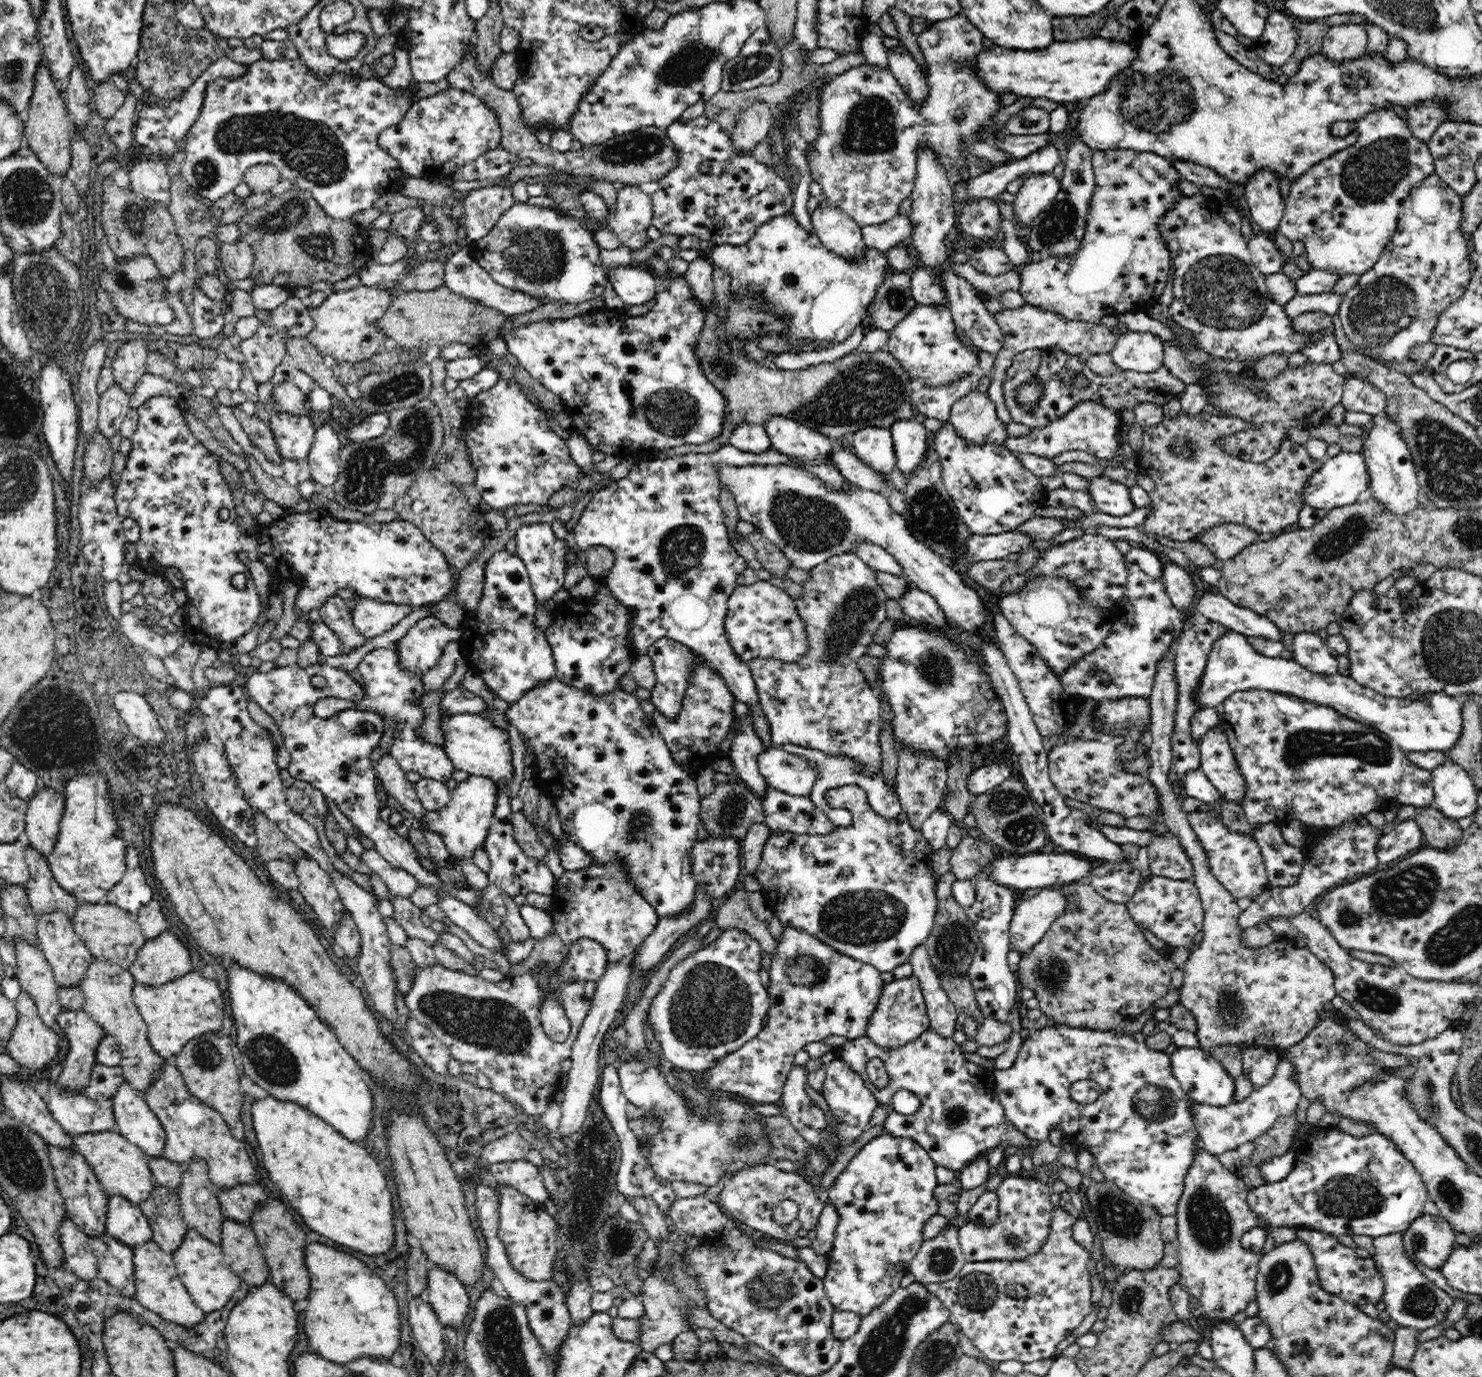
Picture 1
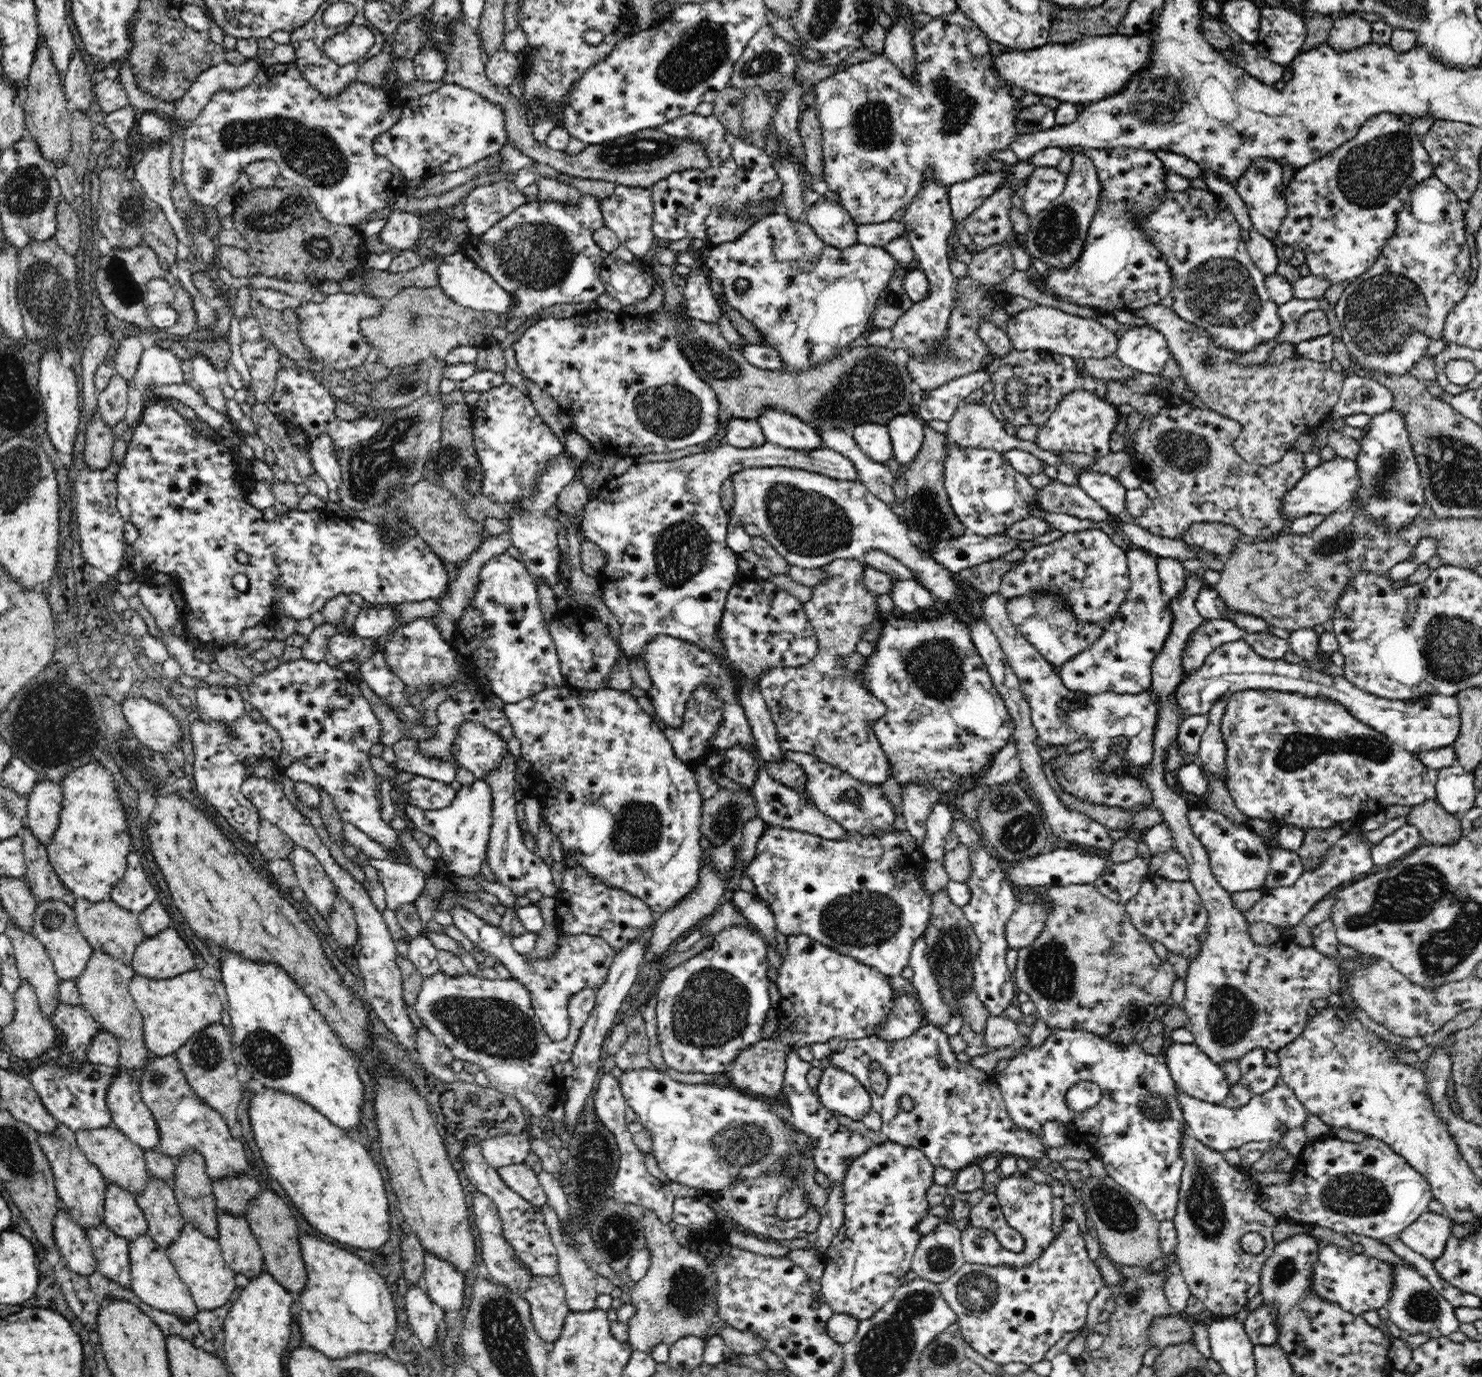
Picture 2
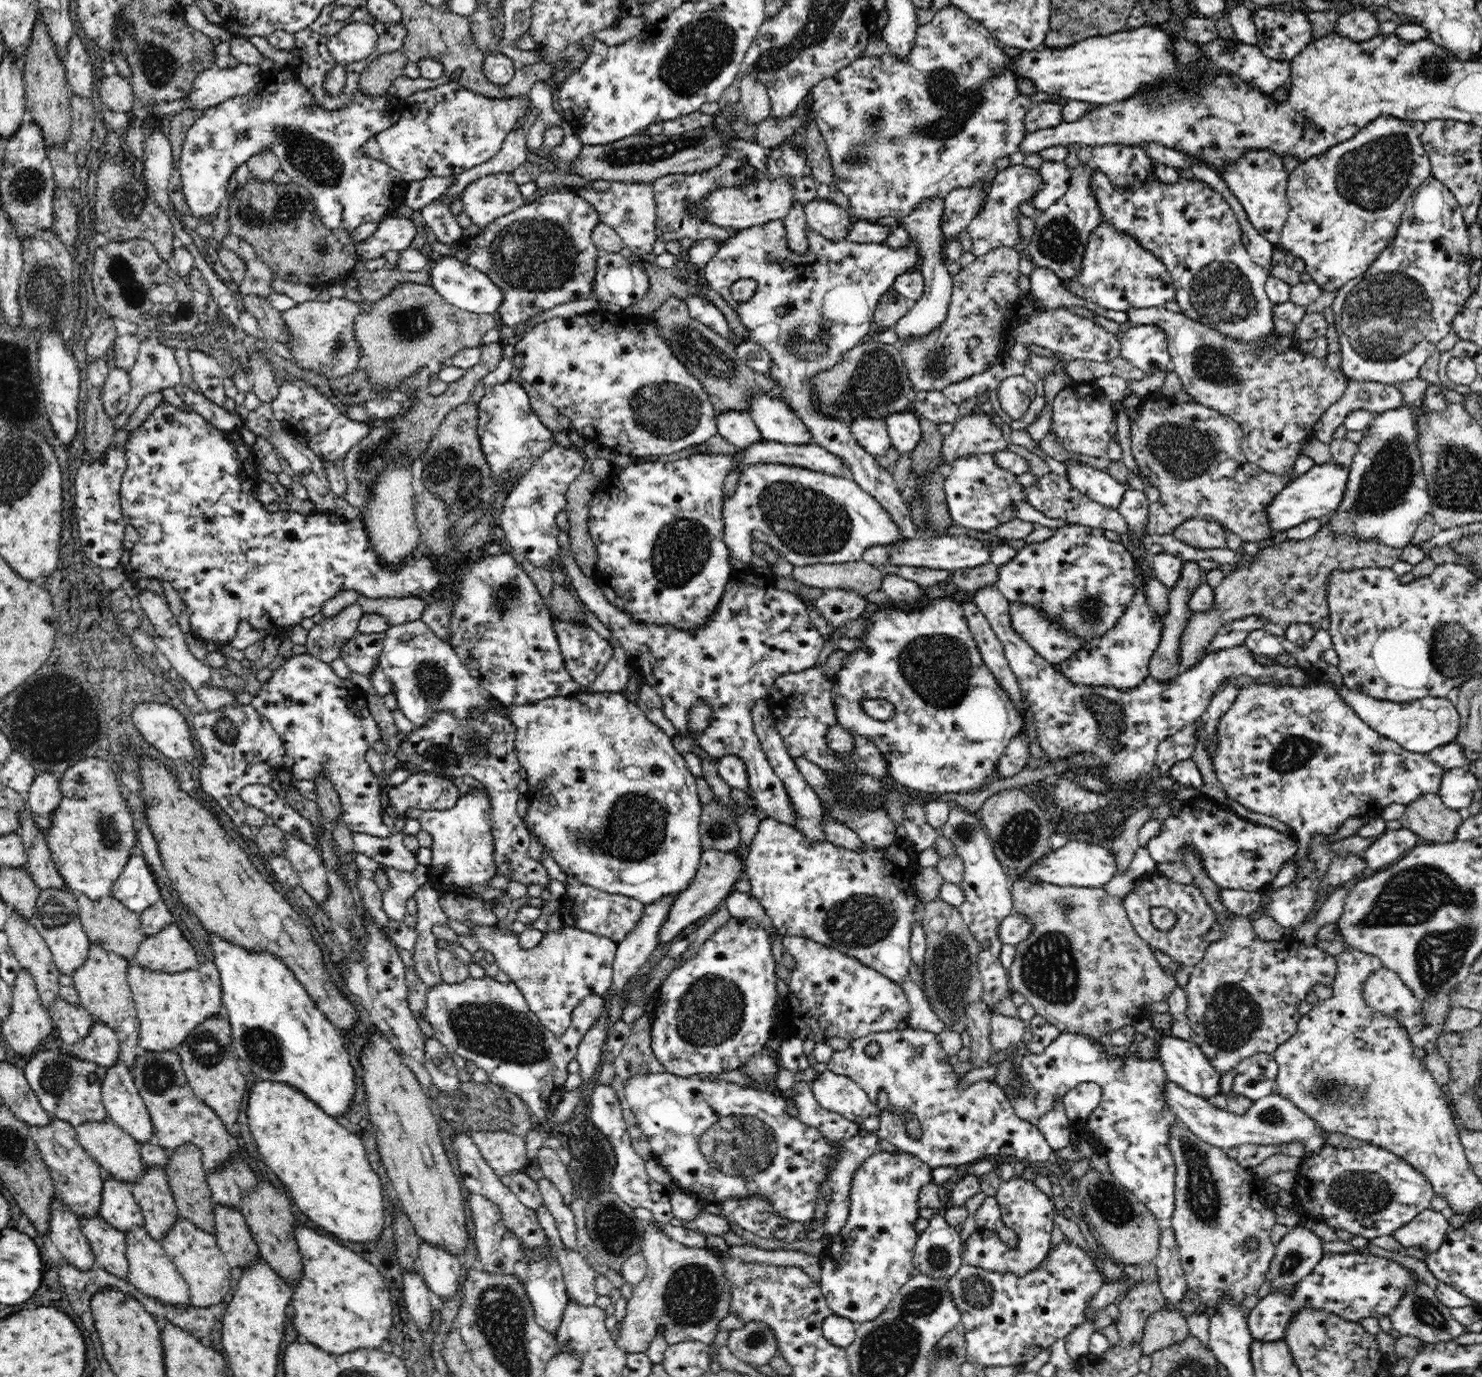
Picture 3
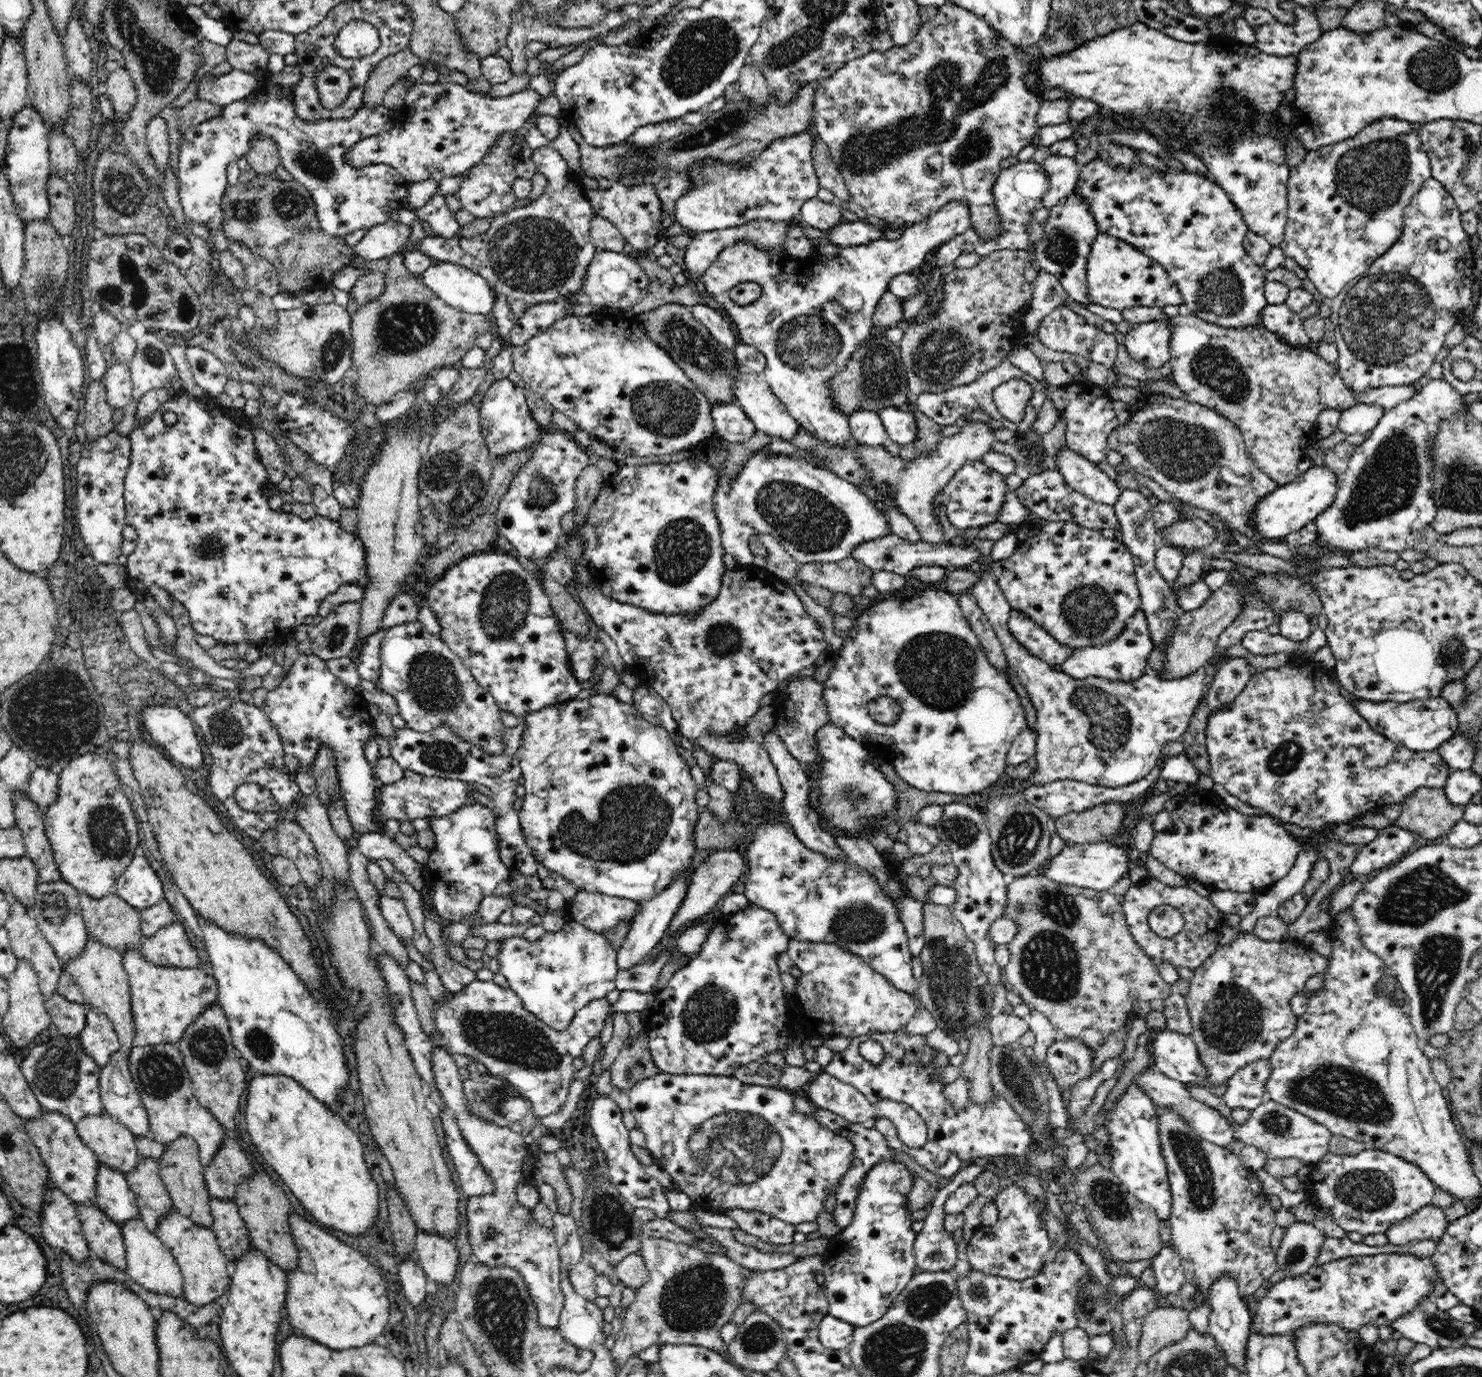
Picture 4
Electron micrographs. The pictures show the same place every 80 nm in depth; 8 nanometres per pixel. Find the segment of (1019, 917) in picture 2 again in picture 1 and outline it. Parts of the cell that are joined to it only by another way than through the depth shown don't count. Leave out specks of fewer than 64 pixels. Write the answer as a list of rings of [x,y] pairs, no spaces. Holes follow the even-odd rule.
[[[1047,887],[1038,894],[1021,901],[1016,905],[1013,917],[1009,924],[1009,941],[1012,948],[1024,953],[1031,949],[1048,932],[1053,920],[1056,920],[1067,907],[1067,900],[1064,893],[1058,887]]]

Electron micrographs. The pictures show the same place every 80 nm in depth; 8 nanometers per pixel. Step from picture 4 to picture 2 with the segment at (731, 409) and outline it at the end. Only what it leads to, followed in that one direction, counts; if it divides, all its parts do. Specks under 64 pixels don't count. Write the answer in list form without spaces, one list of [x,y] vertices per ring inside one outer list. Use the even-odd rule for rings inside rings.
[[[732,417],[725,426],[724,442],[738,448],[757,447],[764,444],[765,436],[756,419]]]

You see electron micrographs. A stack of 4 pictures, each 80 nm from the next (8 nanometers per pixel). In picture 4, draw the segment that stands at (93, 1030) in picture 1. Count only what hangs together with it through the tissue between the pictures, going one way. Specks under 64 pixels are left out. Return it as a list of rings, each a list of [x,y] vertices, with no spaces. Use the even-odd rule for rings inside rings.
[[[57,992],[45,999],[45,1009],[60,1035],[79,1036],[86,1026],[88,1007],[85,1004],[70,1002]]]

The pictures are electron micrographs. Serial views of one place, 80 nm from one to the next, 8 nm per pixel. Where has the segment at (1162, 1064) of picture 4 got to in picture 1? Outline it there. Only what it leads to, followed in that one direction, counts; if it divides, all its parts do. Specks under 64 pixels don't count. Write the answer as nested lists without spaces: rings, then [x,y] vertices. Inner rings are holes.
[[[1199,1046],[1196,1048],[1177,1047],[1170,1055],[1173,1062],[1173,1074],[1181,1085],[1182,1091],[1190,1096],[1196,1104],[1220,1107],[1234,1103],[1236,1092],[1235,1079],[1228,1075],[1218,1060],[1214,1059]]]

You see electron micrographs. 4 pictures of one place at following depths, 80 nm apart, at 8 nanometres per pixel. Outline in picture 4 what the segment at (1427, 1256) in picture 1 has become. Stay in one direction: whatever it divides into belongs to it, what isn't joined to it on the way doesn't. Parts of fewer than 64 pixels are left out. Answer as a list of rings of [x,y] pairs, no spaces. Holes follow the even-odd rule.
[[[1432,1204],[1422,1206],[1418,1211],[1414,1211],[1409,1217],[1401,1221],[1394,1222],[1386,1234],[1390,1244],[1403,1245],[1412,1240],[1432,1239],[1439,1241],[1449,1225],[1442,1208],[1436,1208]]]

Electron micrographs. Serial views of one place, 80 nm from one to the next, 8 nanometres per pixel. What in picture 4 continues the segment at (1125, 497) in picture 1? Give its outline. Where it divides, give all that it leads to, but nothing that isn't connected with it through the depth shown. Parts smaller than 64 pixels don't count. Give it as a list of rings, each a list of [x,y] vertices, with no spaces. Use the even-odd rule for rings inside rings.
[[[1064,444],[1054,456],[1057,470],[1064,477],[1066,484],[1076,492],[1102,504],[1113,505],[1122,492],[1097,464],[1070,450]]]

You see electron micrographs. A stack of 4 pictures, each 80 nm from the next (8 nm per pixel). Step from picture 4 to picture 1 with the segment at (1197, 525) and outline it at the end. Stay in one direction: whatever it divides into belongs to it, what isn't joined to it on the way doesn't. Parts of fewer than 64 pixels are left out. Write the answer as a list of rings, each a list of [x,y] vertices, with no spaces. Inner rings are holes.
[[[1222,523],[1213,526],[1204,536],[1198,536],[1198,542],[1216,555],[1222,562],[1236,556],[1243,548],[1255,543],[1258,533],[1243,524]]]

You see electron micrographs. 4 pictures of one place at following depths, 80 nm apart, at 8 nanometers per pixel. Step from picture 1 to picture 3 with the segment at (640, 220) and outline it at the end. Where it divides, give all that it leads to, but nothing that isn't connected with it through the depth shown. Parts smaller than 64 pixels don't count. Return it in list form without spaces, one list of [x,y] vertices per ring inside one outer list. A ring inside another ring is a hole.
[[[614,182],[606,191],[580,187],[575,190],[578,195],[586,199],[600,215],[600,220],[616,230],[623,244],[634,254],[648,254],[653,250],[656,235],[656,199],[653,183],[624,183]]]

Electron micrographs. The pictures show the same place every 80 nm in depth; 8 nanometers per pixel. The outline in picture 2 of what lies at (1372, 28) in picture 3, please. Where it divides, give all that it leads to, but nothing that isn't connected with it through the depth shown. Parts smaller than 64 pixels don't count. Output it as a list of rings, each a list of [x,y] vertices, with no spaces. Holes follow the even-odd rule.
[[[1360,16],[1335,17],[1326,42],[1338,52],[1361,47],[1372,43],[1372,26]]]

